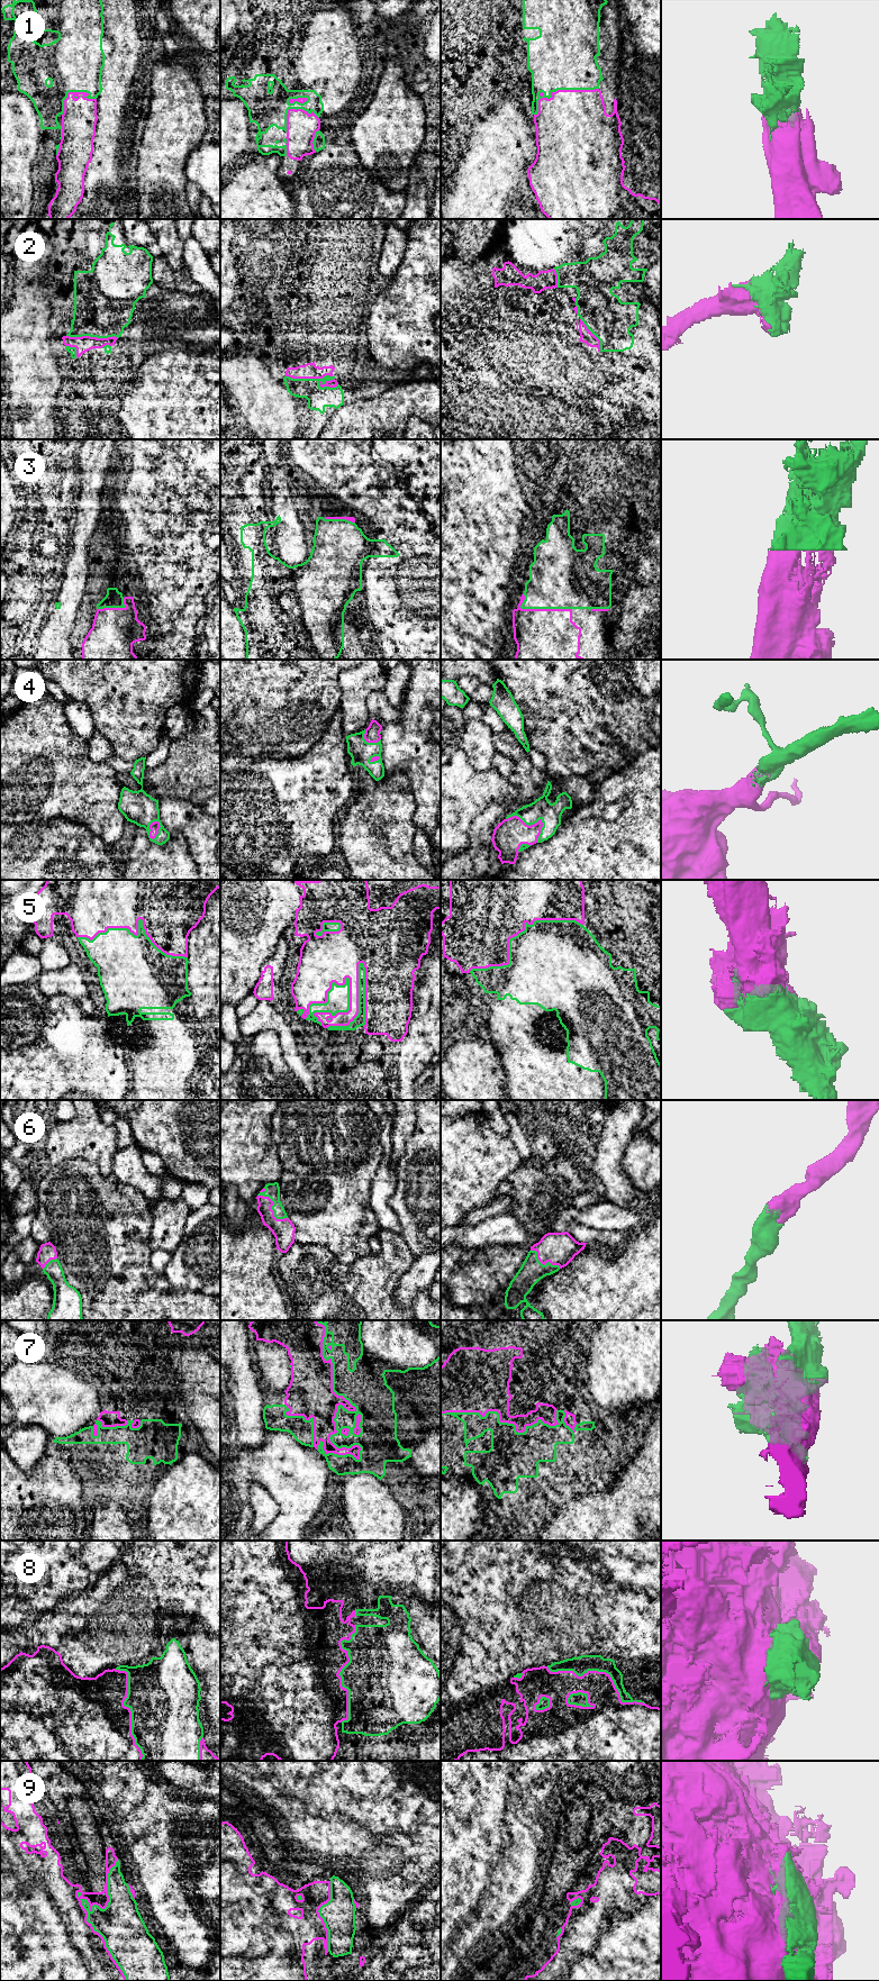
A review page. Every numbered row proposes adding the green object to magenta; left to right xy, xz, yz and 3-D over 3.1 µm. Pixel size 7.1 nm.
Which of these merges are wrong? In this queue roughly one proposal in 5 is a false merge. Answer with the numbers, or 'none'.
8, 9

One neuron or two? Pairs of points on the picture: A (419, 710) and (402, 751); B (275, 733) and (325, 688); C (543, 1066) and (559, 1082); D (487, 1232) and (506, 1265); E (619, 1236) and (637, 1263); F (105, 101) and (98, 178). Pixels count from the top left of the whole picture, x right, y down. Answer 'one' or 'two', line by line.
A: one
B: one
C: one
D: two
E: two
F: one

